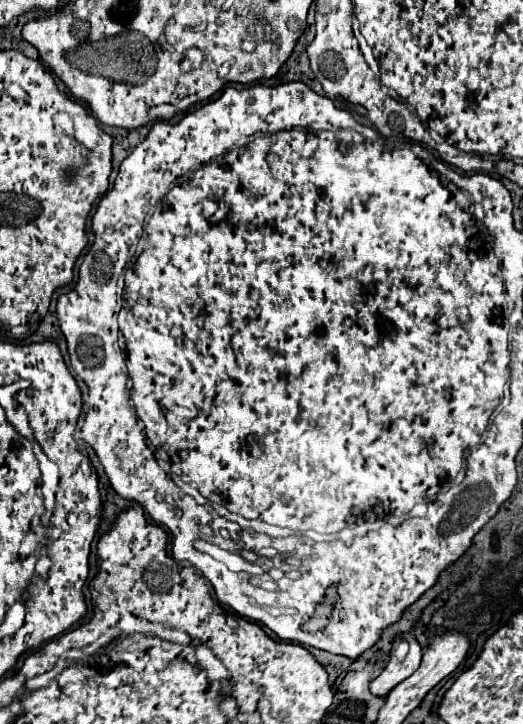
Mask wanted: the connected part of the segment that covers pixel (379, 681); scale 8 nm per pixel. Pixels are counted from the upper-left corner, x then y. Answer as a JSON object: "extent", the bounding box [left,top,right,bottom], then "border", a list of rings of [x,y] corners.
{"extent":[371,632,423,696],"border":[[[411,632],[397,634],[391,648],[391,658],[385,670],[371,682],[371,692],[375,696],[385,696],[397,686],[403,678],[411,676],[423,658],[423,648]]]}

